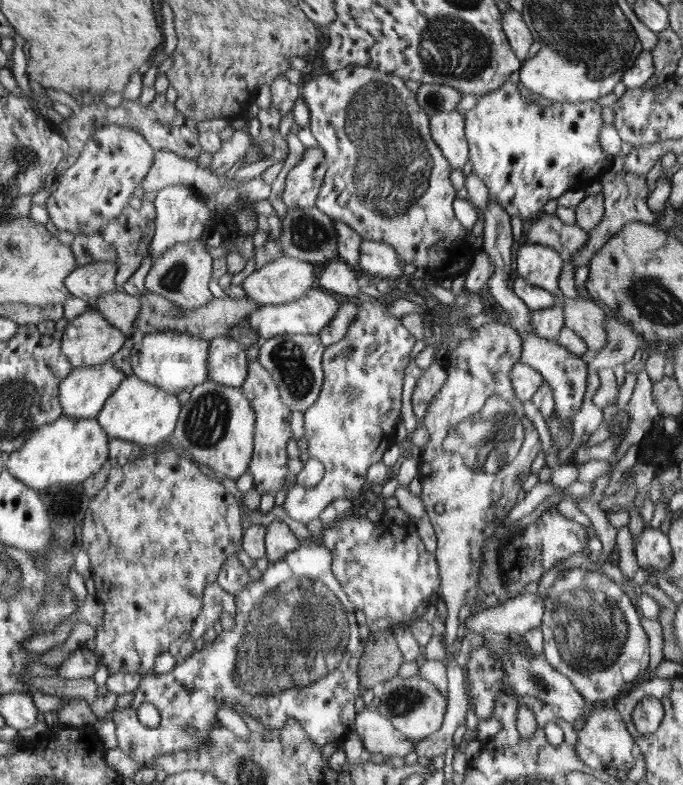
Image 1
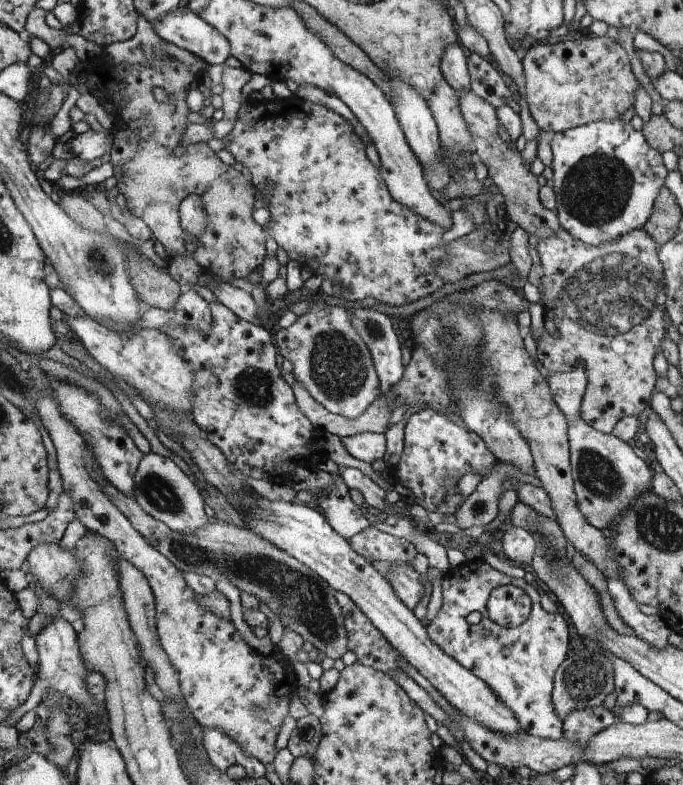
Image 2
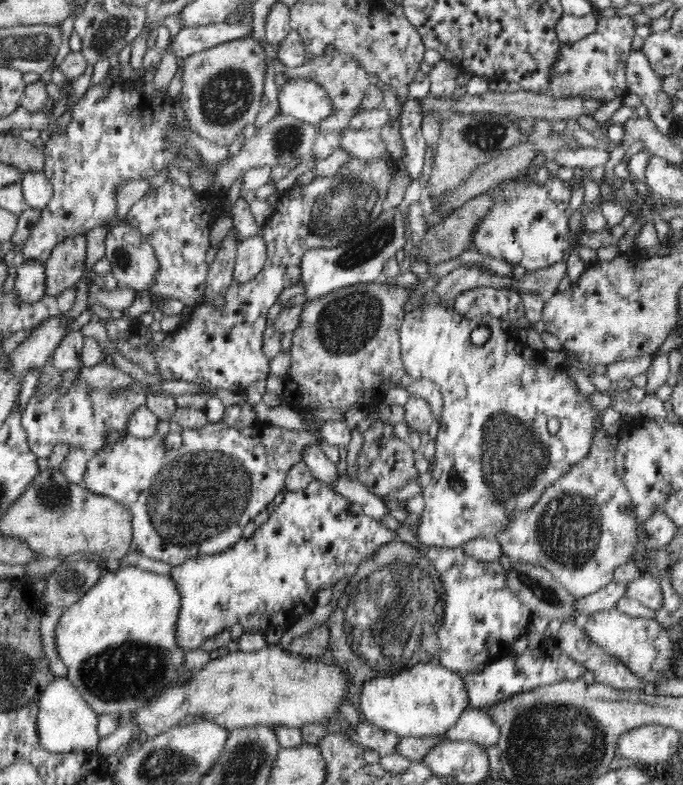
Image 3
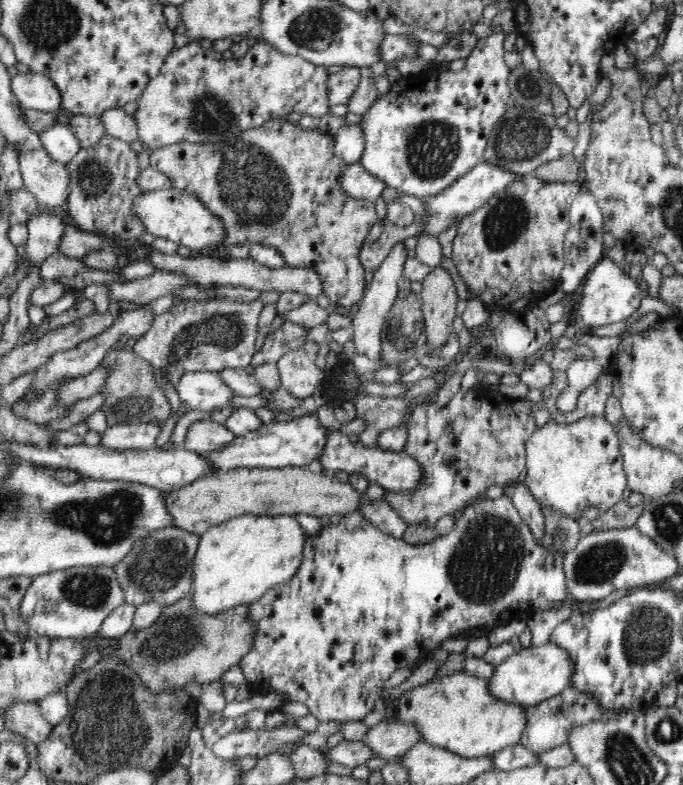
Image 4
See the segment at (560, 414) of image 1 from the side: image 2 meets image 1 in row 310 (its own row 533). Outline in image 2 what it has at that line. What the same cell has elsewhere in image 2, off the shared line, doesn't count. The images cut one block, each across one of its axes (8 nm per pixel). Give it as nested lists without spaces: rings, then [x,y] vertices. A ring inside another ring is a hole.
[[[520,526],[507,529],[503,536],[503,550],[505,559],[516,564],[531,564],[535,558],[537,542],[532,532]]]

